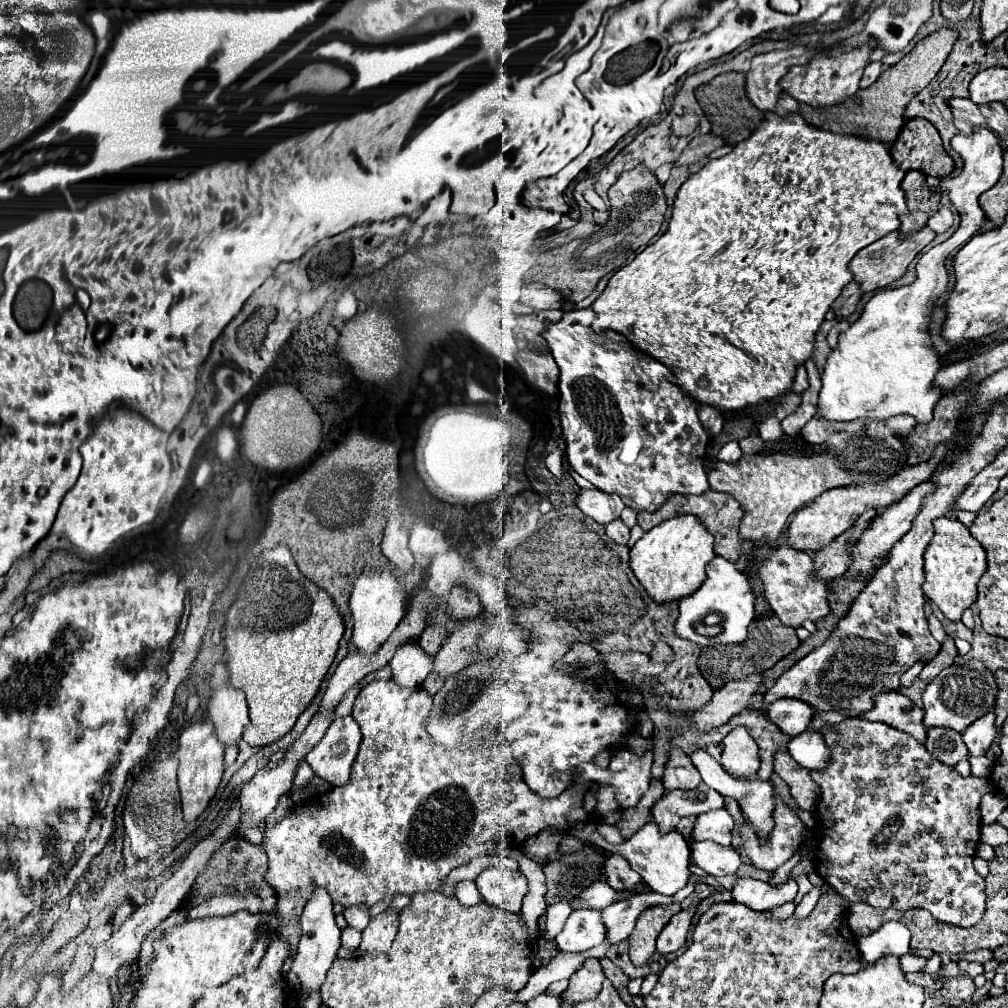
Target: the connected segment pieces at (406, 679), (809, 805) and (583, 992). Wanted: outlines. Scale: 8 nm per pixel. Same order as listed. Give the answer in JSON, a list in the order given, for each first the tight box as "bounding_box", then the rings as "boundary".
[{"bounding_box":[389,643,433,687],"boundary":[[[403,643],[397,647],[389,667],[393,669],[393,681],[401,687],[419,687],[433,669],[433,657],[425,655],[417,643]]]},{"bounding_box":[775,749,819,811],"boundary":[[[785,749],[775,751],[775,773],[789,785],[797,807],[805,811],[811,811],[815,807],[815,801],[819,799],[819,787],[811,783],[809,771],[805,767],[795,761],[787,761]]]},{"bounding_box":[563,959,605,1003],"boundary":[[[587,959],[583,967],[569,977],[569,987],[565,989],[563,997],[571,1003],[589,1001],[595,995],[599,995],[603,979],[605,975],[603,975],[603,967],[599,959]]]}]

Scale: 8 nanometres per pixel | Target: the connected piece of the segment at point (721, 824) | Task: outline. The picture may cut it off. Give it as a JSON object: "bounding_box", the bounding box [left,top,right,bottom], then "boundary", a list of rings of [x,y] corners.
{"bounding_box":[693,809,735,845],"boundary":[[[715,809],[707,811],[697,817],[697,823],[693,827],[695,841],[715,841],[719,845],[731,845],[731,833],[733,833],[735,821],[729,815],[727,809]]]}

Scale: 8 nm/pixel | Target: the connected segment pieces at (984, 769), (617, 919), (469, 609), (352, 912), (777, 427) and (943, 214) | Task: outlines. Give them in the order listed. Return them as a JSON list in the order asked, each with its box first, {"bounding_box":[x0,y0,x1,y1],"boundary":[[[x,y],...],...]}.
[{"bounding_box":[969,757,993,777],"boundary":[[[971,757],[969,763],[971,763],[971,773],[975,777],[989,777],[991,775],[993,763],[989,759],[975,759],[975,757]]]},{"bounding_box":[601,877,695,945],"boundary":[[[691,877],[689,883],[671,897],[665,897],[665,895],[659,895],[659,893],[651,891],[651,893],[633,895],[625,901],[617,901],[617,903],[605,907],[601,911],[601,915],[603,915],[603,923],[607,927],[607,941],[613,943],[613,945],[619,945],[621,941],[625,941],[631,935],[631,931],[635,927],[635,921],[637,921],[637,917],[643,909],[653,907],[653,905],[661,905],[661,903],[665,903],[665,905],[681,903],[687,895],[693,893],[693,883],[695,883],[695,879]]]},{"bounding_box":[445,585,481,619],"boundary":[[[457,585],[451,589],[451,595],[445,597],[447,601],[447,611],[457,617],[457,619],[465,619],[465,617],[475,617],[481,613],[481,603],[479,597],[475,593],[471,593],[469,589]]]},{"bounding_box":[343,907,369,931],"boundary":[[[347,907],[343,911],[343,915],[347,919],[347,925],[357,929],[357,931],[363,931],[367,927],[367,923],[369,923],[369,911],[363,909],[363,907]]]},{"bounding_box":[759,417,783,443],"boundary":[[[769,417],[767,421],[763,421],[759,425],[759,437],[765,441],[765,443],[771,443],[771,441],[777,441],[783,437],[783,429],[781,429],[781,421],[777,417]]]},{"bounding_box":[927,207,953,233],"boundary":[[[941,207],[935,215],[931,215],[929,217],[929,221],[927,221],[927,225],[935,231],[935,233],[945,233],[949,227],[951,227],[951,223],[953,223],[953,213],[951,213],[951,209],[947,209],[947,207]]]}]

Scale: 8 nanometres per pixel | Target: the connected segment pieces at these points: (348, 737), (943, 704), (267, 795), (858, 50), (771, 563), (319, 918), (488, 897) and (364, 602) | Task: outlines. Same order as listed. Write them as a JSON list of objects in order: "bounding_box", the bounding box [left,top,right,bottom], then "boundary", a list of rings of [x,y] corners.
[{"bounding_box":[305,715,359,787],"boundary":[[[347,715],[331,723],[325,737],[307,753],[305,761],[313,767],[315,775],[327,781],[331,787],[345,785],[359,751],[359,743],[359,725],[351,715]]]},{"bounding_box":[923,661,997,733],"boundary":[[[965,661],[965,663],[953,663],[945,667],[923,691],[923,711],[925,711],[925,727],[949,727],[959,733],[963,733],[973,721],[977,721],[981,715],[985,715],[989,709],[995,709],[997,699],[997,683],[995,675],[987,671],[987,667],[979,661]]]},{"bounding_box":[239,759,297,829],"boundary":[[[281,759],[275,767],[259,769],[255,777],[247,785],[243,785],[239,801],[241,801],[241,825],[245,829],[257,829],[265,821],[265,817],[273,813],[279,797],[289,793],[295,771],[297,763]]]},{"bounding_box":[779,45,873,107],"boundary":[[[867,45],[855,47],[855,49],[845,47],[845,51],[835,49],[829,53],[827,51],[817,53],[815,57],[809,59],[809,63],[791,67],[787,75],[779,81],[779,87],[799,103],[807,103],[811,107],[839,105],[847,97],[853,97],[857,93],[863,69],[867,67],[867,63],[871,63],[871,53],[873,53],[873,47],[867,47]]]},{"bounding_box":[759,547,829,627],"boundary":[[[775,547],[771,551],[771,557],[761,565],[759,575],[765,585],[765,597],[775,611],[775,615],[781,619],[781,623],[789,627],[801,627],[805,619],[819,621],[829,615],[827,605],[827,585],[813,575],[813,555],[805,551],[797,551],[793,547]]]},{"bounding_box":[291,889,341,1003],"boundary":[[[315,889],[311,899],[307,901],[303,915],[299,919],[301,925],[301,941],[299,941],[299,953],[293,959],[293,967],[291,971],[299,977],[303,993],[299,995],[299,1001],[303,1003],[305,999],[309,999],[313,993],[319,991],[319,987],[325,981],[325,973],[331,967],[331,963],[337,957],[337,951],[341,947],[341,929],[335,923],[335,915],[333,915],[333,903],[331,897],[325,889]]]},{"bounding_box":[475,867,529,913],"boundary":[[[487,867],[475,883],[485,903],[509,913],[519,913],[523,897],[529,893],[527,877],[507,867]]]},{"bounding_box":[349,571,405,653],"boundary":[[[387,571],[383,573],[363,573],[355,585],[353,593],[349,599],[351,607],[351,617],[353,617],[353,637],[351,643],[357,647],[361,653],[375,653],[387,639],[389,635],[397,629],[399,621],[405,617],[405,587]]]}]

